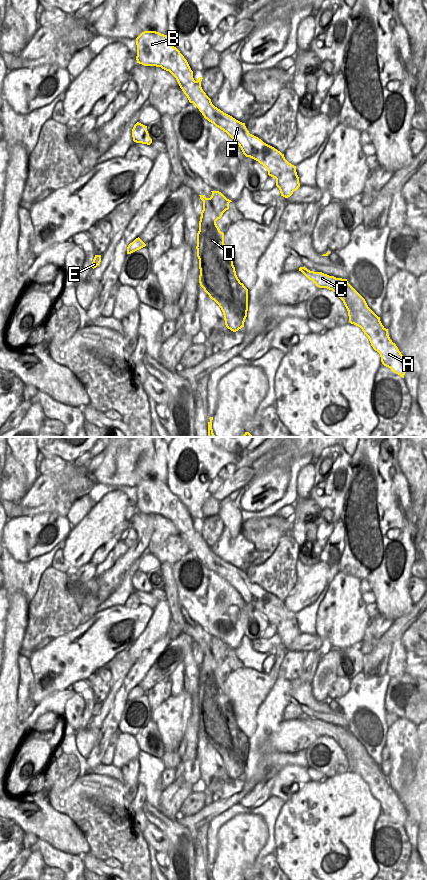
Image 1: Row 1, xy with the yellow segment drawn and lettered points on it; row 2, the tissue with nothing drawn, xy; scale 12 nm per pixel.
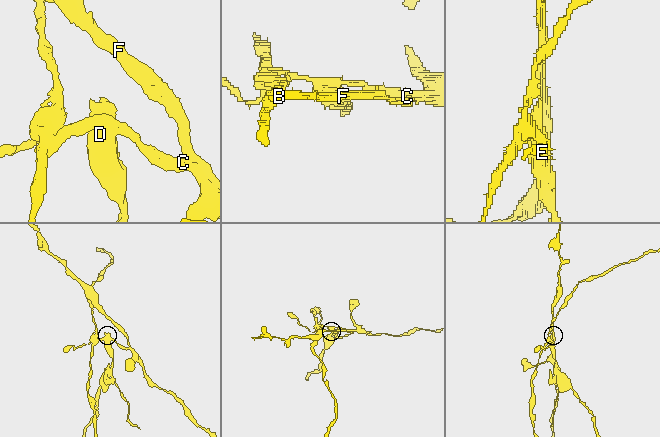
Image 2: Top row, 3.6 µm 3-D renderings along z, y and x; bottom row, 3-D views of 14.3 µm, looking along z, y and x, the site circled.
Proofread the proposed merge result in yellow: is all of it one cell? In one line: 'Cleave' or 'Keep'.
Cleave

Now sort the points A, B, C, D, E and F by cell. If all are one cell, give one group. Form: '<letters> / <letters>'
A B C F / D E

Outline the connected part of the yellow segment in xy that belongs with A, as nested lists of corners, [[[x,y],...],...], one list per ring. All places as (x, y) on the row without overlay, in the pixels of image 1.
[[[312,719],[313,731],[319,736],[335,740],[343,749],[349,770],[362,777],[371,794],[380,802],[381,810],[404,826],[408,813],[395,791],[392,790],[378,765],[367,753],[365,747],[348,731],[347,727],[336,726],[322,720]]]

